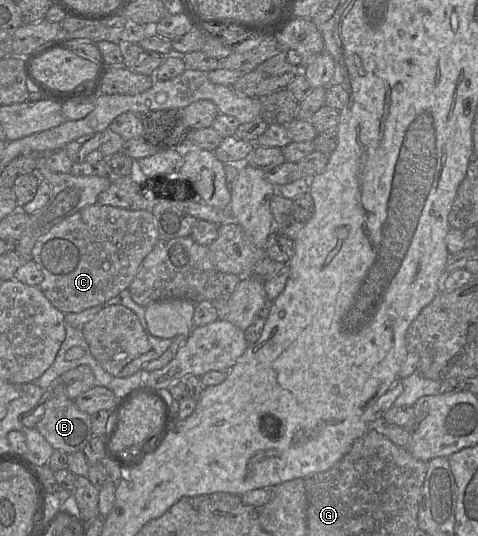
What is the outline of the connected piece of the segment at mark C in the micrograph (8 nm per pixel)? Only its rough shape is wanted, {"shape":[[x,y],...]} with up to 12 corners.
{"shape":[[86,206],[37,240],[63,313],[129,288],[159,238],[150,209]]}

